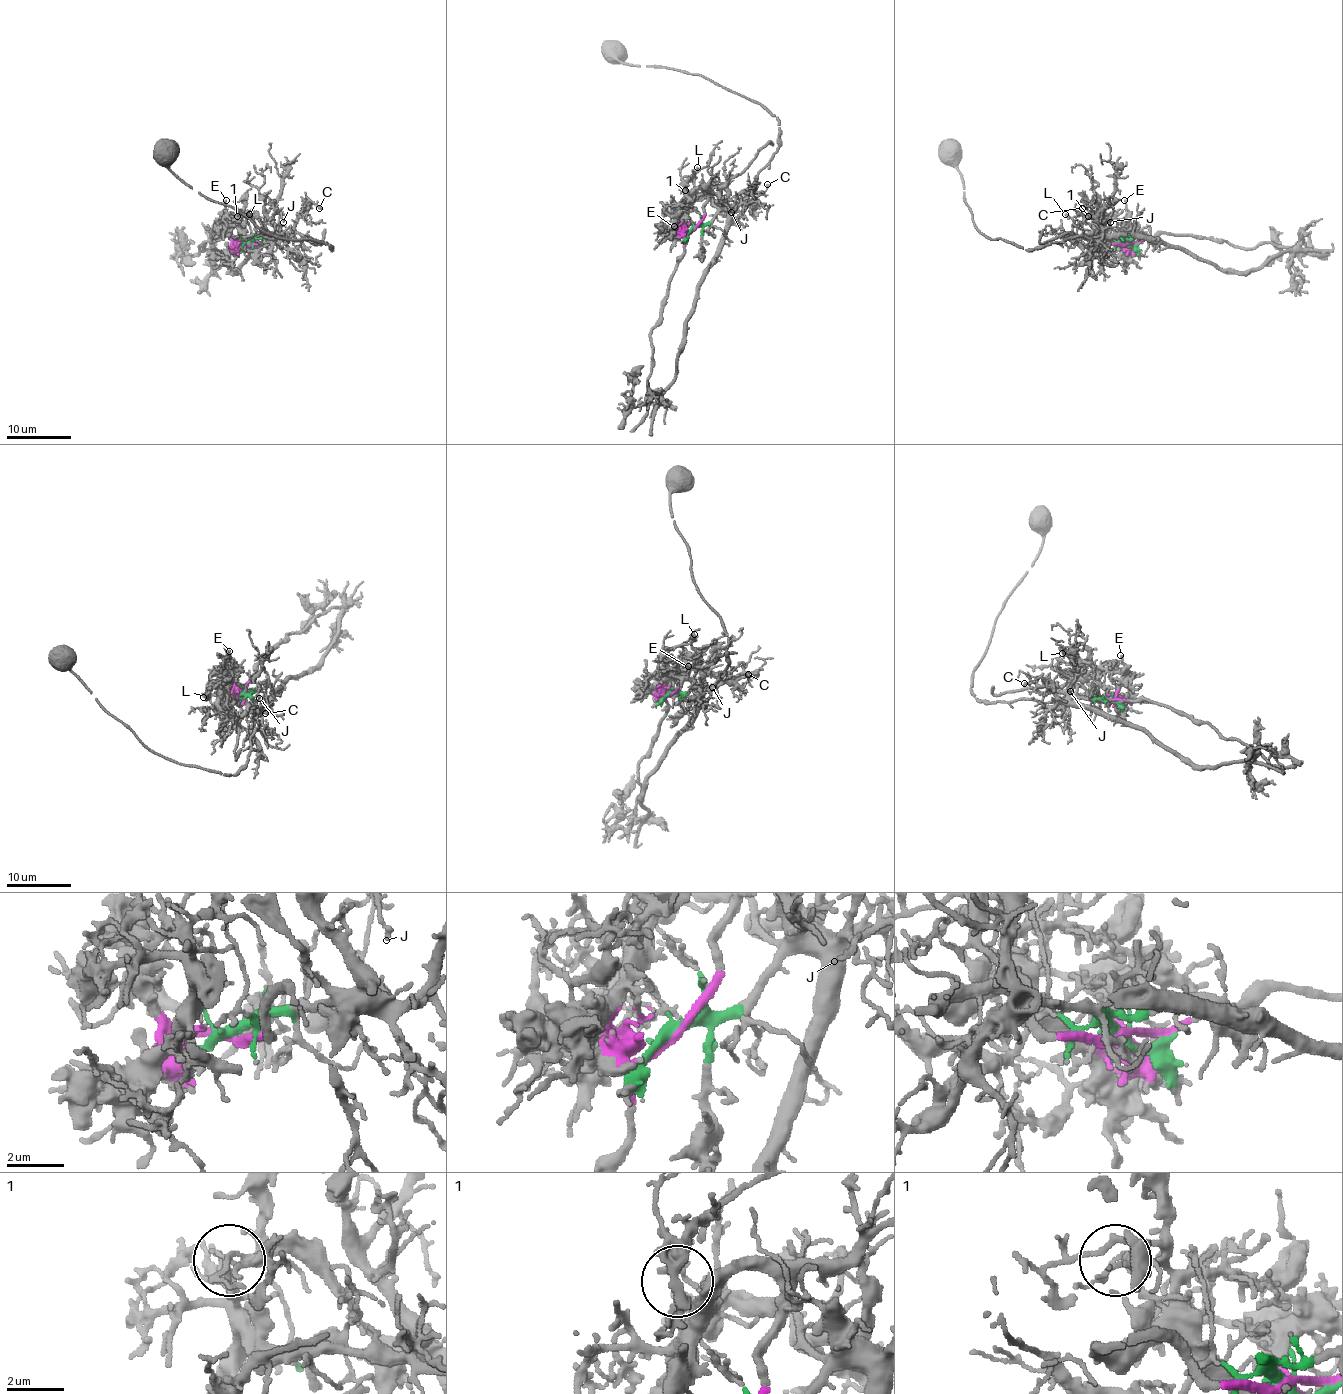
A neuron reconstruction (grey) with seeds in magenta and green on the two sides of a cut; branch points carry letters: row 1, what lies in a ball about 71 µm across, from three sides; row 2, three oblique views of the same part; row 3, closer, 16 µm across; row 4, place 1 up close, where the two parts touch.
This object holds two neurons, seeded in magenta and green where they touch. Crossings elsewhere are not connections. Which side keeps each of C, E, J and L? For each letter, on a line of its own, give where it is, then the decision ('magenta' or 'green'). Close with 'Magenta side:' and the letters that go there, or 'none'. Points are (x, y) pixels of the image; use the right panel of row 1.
C: place (1082, 208); green
E: place (1124, 200); magenta
J: place (1110, 222); green
L: place (1065, 214); magenta
Magenta side: E, L

